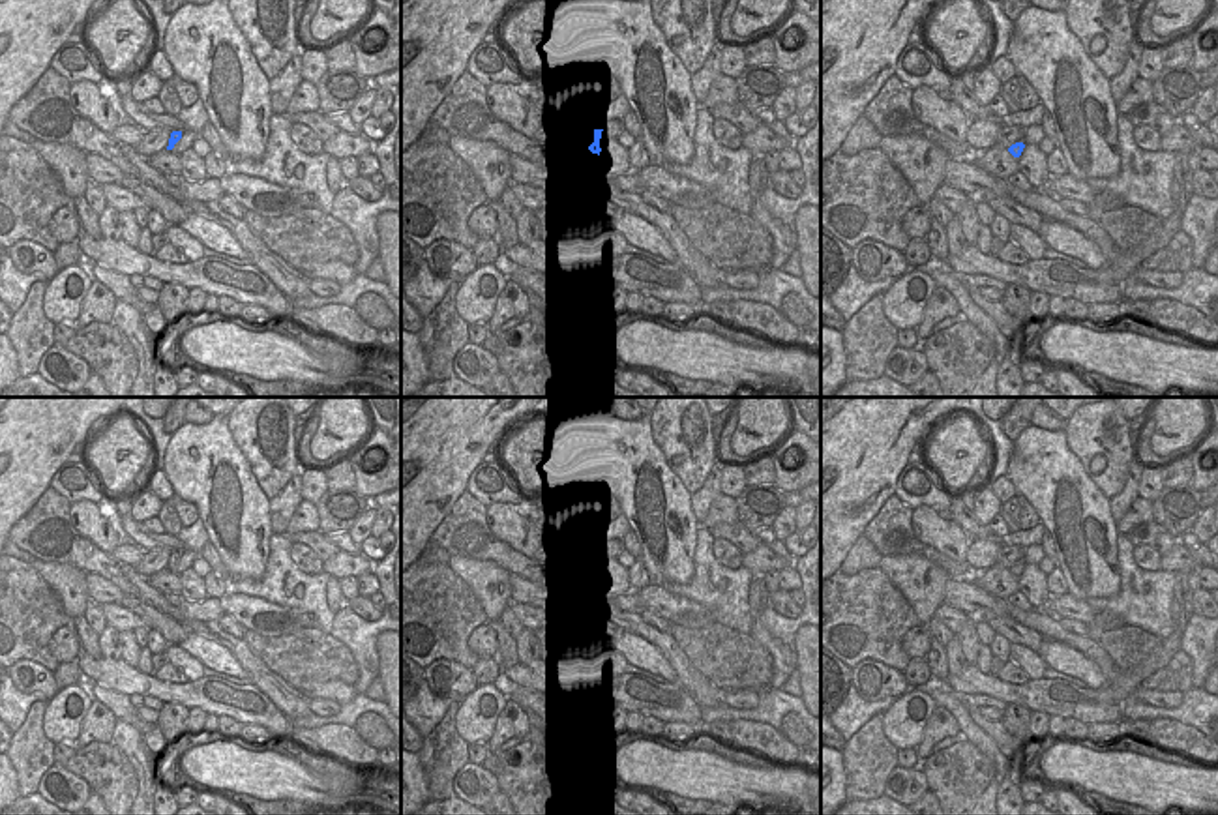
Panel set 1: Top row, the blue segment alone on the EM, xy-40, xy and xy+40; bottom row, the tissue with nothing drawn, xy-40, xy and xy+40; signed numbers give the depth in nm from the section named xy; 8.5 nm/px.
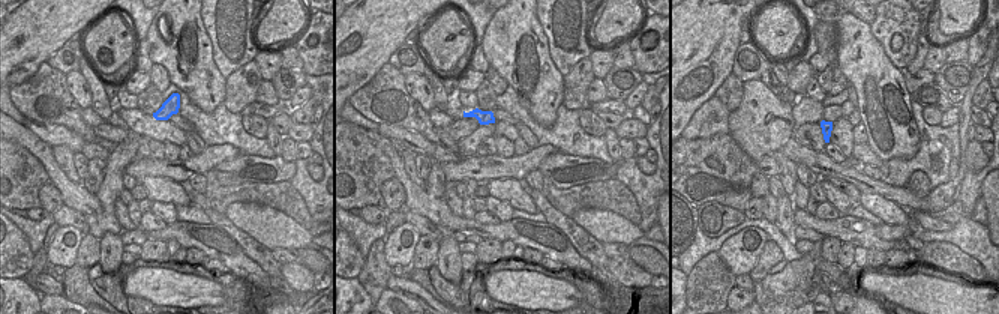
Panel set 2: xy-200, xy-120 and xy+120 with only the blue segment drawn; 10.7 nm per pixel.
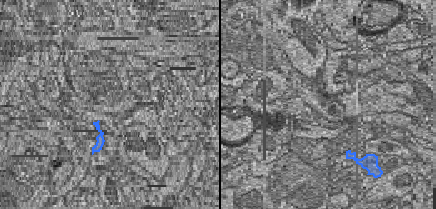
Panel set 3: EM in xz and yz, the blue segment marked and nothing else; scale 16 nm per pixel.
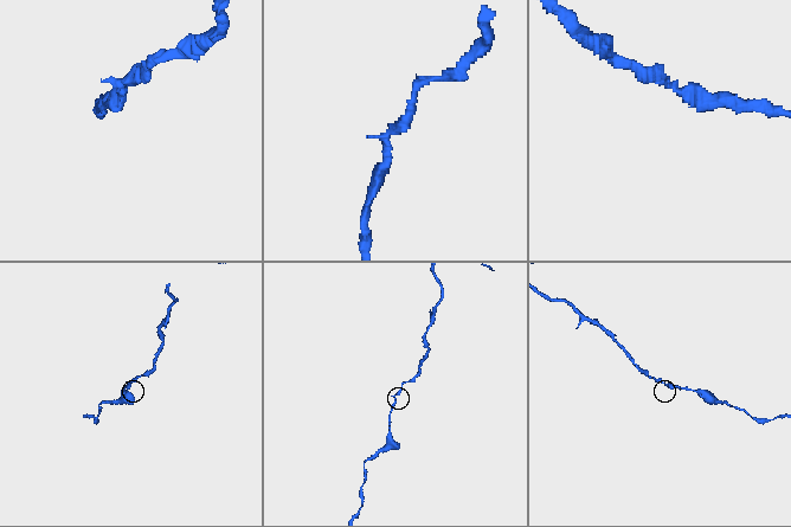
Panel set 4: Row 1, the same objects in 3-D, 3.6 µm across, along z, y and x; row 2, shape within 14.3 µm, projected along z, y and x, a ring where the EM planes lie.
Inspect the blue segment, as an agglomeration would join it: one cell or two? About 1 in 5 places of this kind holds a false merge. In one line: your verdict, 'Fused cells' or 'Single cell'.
Single cell

